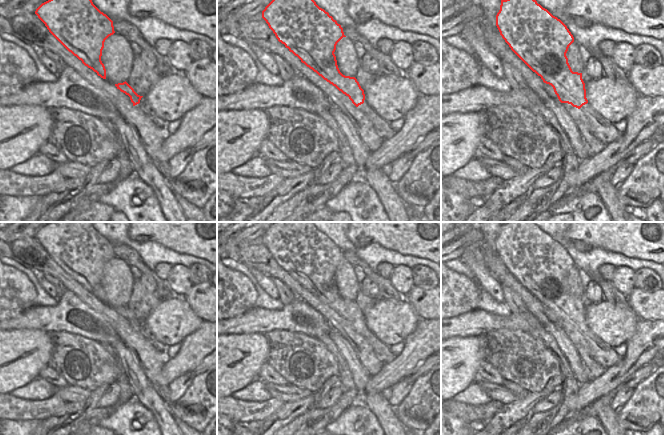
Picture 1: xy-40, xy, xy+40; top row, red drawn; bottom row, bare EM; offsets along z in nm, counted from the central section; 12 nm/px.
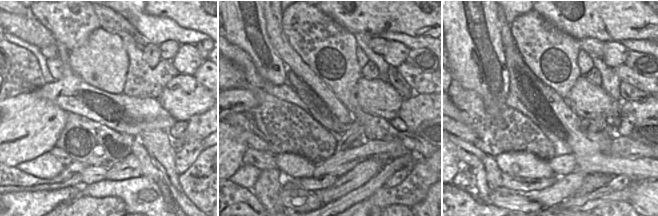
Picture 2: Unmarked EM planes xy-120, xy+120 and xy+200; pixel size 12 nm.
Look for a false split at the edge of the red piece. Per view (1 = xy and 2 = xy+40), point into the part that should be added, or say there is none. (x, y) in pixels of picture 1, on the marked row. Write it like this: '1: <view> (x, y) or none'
1: none
2: none

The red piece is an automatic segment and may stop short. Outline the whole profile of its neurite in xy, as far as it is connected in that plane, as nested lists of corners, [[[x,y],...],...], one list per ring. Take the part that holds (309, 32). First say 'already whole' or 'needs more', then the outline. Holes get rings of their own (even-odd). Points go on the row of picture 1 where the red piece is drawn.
already whole; [[[272,0],[262,11],[262,18],[278,41],[284,44],[302,63],[348,96],[356,107],[364,103],[364,90],[357,79],[343,75],[337,65],[334,52],[337,43],[346,37],[343,28],[314,0]]]

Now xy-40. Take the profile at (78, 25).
already whole; [[[48,0],[35,11],[49,32],[74,56],[103,79],[106,69],[101,61],[105,40],[115,33],[113,21],[92,0]]]

